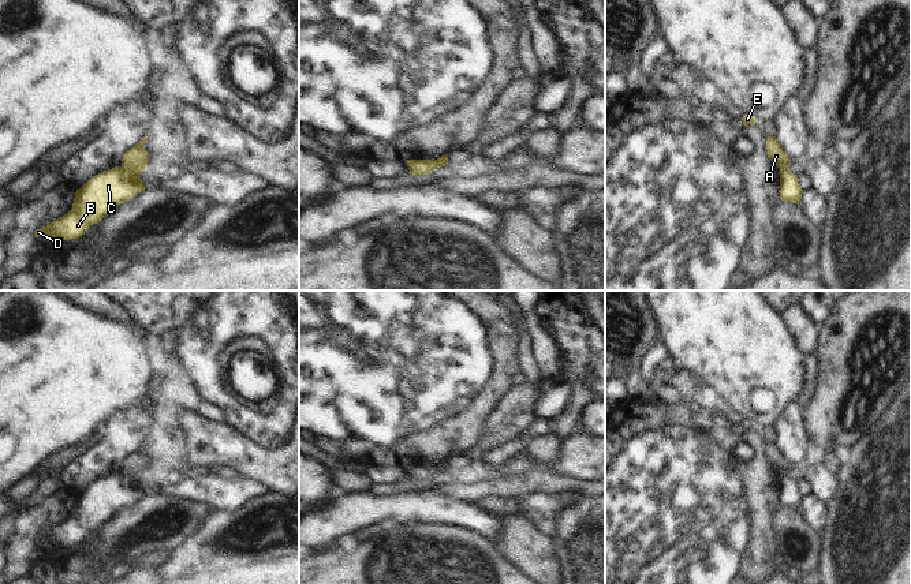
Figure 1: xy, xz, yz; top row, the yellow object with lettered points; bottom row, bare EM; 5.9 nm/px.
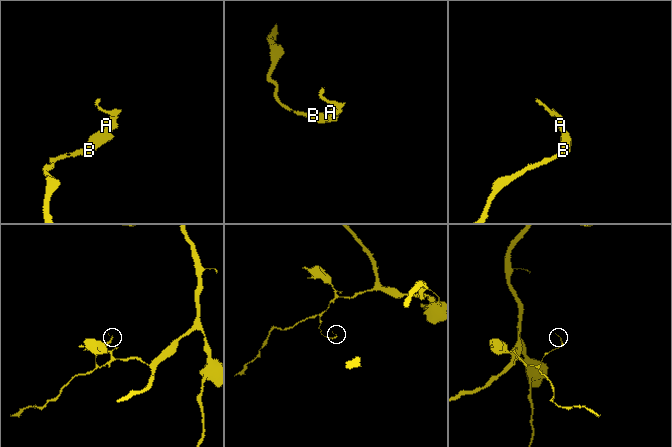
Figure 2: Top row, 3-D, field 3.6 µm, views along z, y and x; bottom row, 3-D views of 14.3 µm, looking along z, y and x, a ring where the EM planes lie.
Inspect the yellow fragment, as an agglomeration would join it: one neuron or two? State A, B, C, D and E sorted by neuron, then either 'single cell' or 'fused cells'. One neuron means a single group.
A E / B C D; fused cells

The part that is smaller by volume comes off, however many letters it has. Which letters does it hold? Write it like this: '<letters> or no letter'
A, E

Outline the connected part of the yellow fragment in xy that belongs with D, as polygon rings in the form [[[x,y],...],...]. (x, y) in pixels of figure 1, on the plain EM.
[[[122,472],[104,476],[76,495],[72,514],[68,519],[37,535],[34,543],[78,544],[117,510],[134,505],[145,494],[141,483],[132,482]]]

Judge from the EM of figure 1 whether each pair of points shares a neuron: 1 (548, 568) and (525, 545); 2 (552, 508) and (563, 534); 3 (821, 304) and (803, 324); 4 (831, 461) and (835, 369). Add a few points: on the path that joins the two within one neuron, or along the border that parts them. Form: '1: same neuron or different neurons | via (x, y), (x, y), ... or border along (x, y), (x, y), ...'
1: same neuron | via (542, 562), (530, 550)
2: different neurons | border along (574, 501), (559, 512), (549, 532)
3: different neurons | border along (801, 304), (818, 328)
4: different neurons | border along (833, 449), (828, 453)

